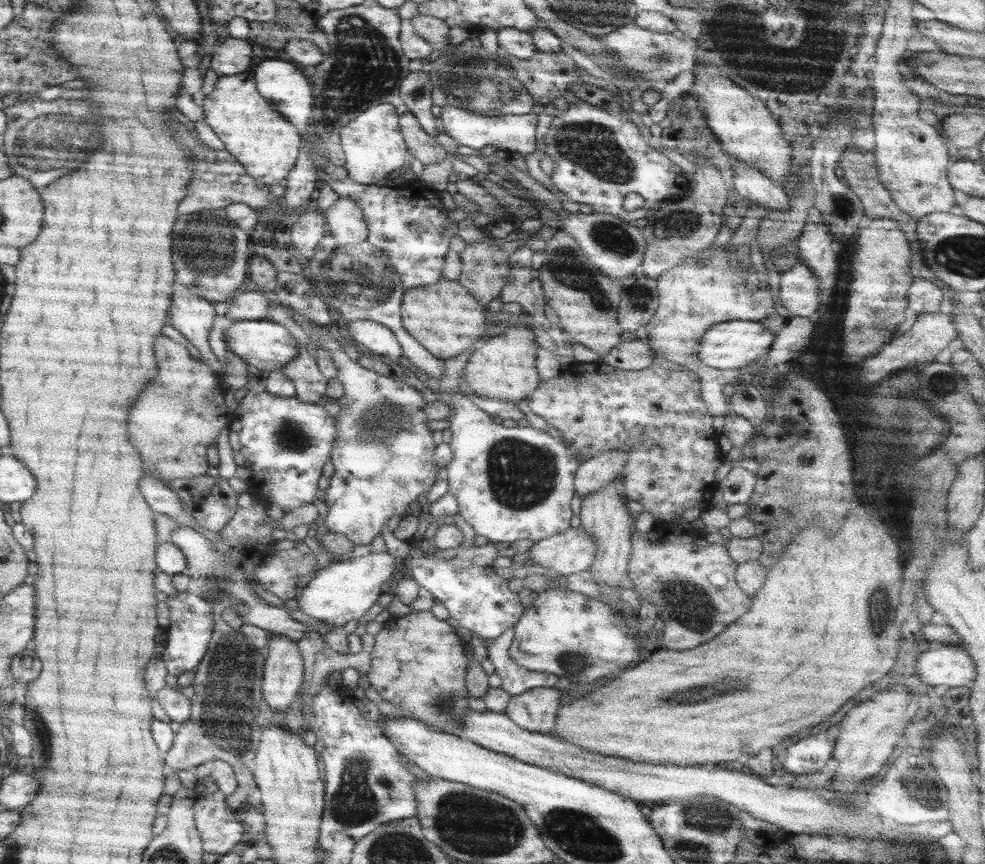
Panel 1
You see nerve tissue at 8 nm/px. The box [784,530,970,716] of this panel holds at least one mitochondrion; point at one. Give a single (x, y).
(878, 603)

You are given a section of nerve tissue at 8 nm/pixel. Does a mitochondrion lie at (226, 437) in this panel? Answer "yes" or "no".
no

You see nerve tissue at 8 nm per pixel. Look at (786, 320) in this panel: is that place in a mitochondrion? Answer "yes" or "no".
no

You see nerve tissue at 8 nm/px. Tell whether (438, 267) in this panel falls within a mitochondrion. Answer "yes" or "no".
no

